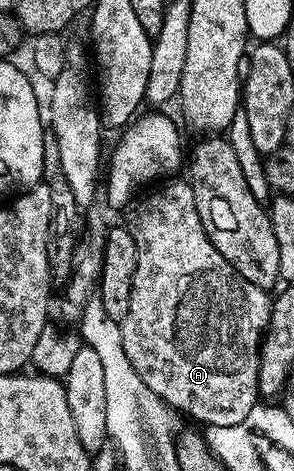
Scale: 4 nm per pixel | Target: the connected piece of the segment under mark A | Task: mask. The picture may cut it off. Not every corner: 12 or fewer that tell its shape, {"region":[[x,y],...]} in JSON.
{"region":[[192,183],[135,203],[123,347],[204,426],[260,400],[269,291]]}

